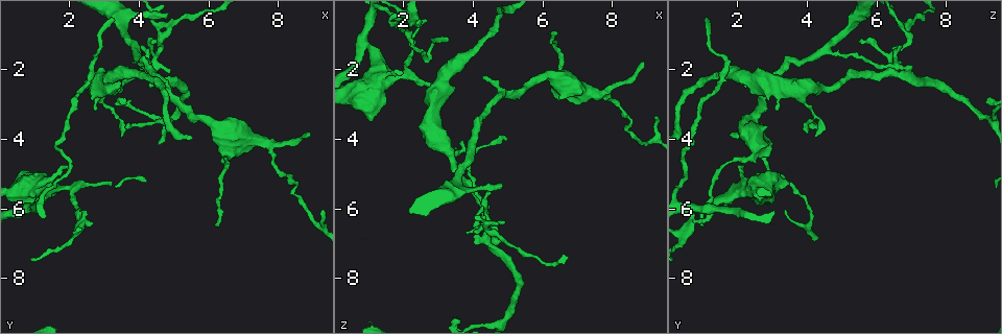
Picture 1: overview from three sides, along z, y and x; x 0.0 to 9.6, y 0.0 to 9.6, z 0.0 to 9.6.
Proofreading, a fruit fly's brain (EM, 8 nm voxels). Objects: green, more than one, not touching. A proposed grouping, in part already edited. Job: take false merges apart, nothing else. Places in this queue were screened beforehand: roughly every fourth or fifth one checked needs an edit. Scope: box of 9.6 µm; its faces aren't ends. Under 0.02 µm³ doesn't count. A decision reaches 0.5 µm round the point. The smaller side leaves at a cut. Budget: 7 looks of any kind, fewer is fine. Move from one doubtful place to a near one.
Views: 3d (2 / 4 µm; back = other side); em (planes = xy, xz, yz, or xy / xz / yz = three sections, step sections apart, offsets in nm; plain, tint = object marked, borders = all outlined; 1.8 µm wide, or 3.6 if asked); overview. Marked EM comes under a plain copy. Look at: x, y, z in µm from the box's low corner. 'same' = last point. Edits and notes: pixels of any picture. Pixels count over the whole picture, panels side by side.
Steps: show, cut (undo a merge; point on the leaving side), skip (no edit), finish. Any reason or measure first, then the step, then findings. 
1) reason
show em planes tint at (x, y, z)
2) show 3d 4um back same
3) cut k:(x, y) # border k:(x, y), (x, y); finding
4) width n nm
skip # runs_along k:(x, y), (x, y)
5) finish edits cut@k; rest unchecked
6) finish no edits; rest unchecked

sharp bend
show em planes tint at (1.35, 5.35, 2.30)

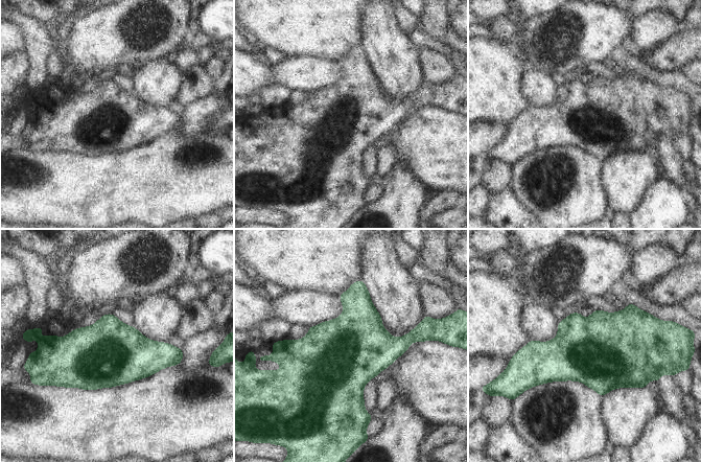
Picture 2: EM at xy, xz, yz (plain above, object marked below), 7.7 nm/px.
skip # one cell here

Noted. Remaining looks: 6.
sharp bend
show 3d 2um at (3.50, 3.60, 4.40)

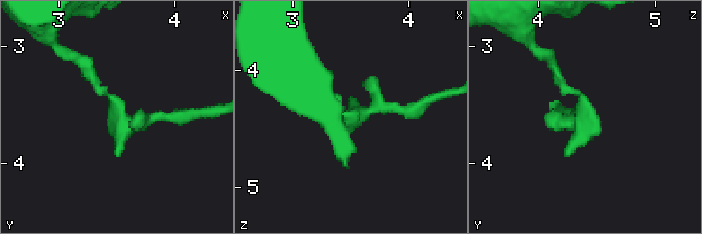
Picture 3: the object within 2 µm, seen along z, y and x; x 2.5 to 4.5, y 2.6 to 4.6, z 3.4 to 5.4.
now the EM
show em planes tint at (3.52, 3.62, 4.38)

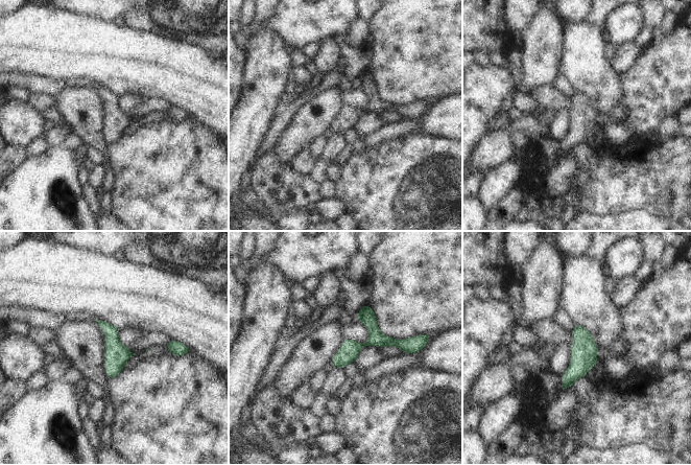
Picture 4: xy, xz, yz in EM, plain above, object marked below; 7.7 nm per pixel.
skip # runs_along 4:(408, 343), (372, 341), (334, 363); one cell here

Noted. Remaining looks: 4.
three-way junction
show 3d 4um at (3.95, 1.45, 4.55)

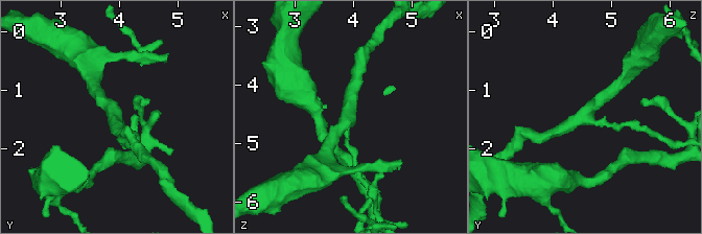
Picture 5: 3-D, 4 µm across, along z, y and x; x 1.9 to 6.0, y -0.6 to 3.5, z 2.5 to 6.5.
arms 3
show em xy step 4 tint at (3.95, 1.50, 4.60)

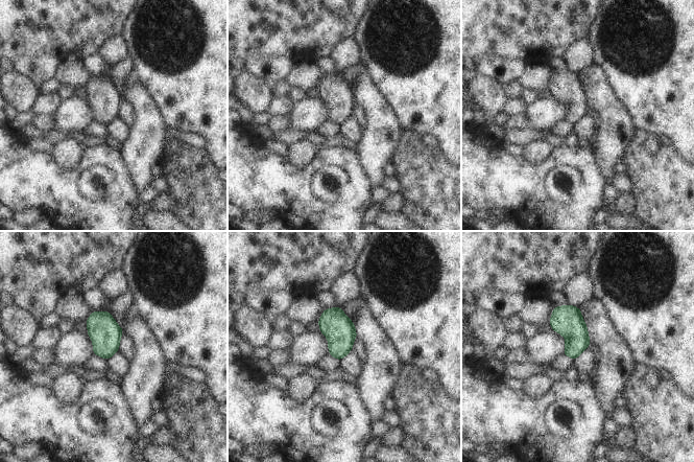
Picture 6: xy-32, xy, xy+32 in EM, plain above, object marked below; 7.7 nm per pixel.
show em planes tint same

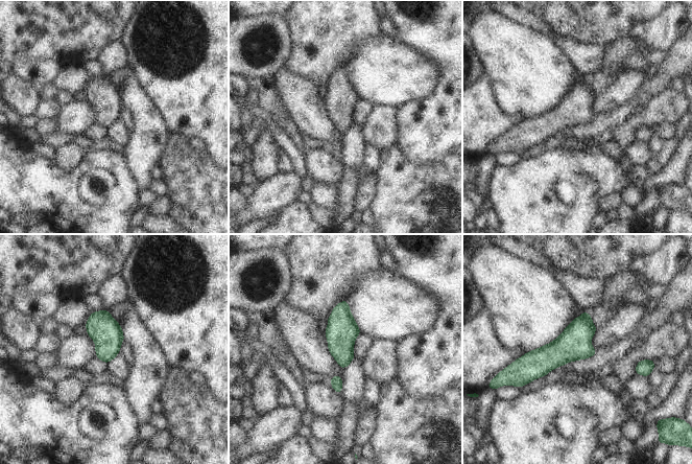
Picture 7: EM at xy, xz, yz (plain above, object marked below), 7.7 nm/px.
width 240 nm
skip # continuous, no second cell

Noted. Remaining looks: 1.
finish no edits; rest unchecked

